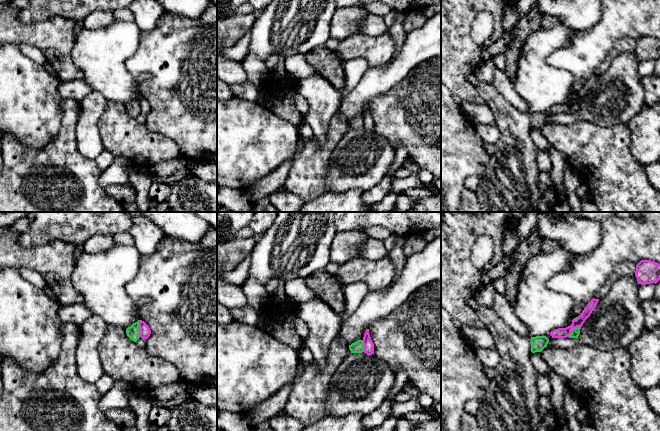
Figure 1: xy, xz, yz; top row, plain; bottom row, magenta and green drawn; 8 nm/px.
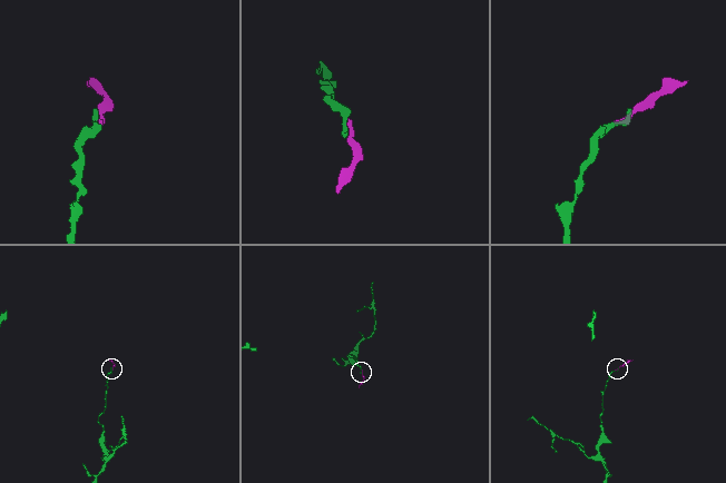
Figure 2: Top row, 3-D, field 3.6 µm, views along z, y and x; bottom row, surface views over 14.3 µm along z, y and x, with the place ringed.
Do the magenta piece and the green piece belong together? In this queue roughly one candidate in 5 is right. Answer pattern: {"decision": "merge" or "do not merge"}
{"decision": "do not merge"}

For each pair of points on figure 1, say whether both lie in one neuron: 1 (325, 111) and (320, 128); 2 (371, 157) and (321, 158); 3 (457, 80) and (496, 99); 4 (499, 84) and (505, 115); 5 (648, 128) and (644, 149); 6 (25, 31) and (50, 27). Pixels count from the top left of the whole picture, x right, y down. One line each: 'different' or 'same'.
1: same
2: different
3: different
4: different
5: same
6: same

